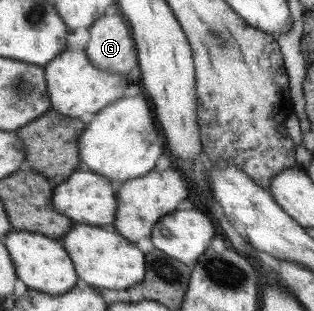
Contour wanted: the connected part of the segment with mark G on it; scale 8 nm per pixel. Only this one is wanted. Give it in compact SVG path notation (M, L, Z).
M101 16L89 27L90 40L86 46L90 62L100 70L125 76L136 68L136 43L130 36L128 20L122 16Z

